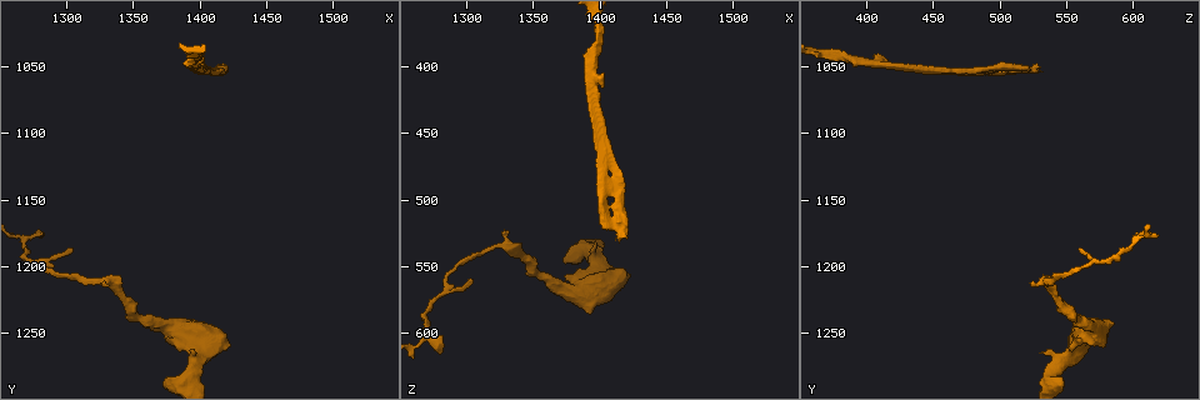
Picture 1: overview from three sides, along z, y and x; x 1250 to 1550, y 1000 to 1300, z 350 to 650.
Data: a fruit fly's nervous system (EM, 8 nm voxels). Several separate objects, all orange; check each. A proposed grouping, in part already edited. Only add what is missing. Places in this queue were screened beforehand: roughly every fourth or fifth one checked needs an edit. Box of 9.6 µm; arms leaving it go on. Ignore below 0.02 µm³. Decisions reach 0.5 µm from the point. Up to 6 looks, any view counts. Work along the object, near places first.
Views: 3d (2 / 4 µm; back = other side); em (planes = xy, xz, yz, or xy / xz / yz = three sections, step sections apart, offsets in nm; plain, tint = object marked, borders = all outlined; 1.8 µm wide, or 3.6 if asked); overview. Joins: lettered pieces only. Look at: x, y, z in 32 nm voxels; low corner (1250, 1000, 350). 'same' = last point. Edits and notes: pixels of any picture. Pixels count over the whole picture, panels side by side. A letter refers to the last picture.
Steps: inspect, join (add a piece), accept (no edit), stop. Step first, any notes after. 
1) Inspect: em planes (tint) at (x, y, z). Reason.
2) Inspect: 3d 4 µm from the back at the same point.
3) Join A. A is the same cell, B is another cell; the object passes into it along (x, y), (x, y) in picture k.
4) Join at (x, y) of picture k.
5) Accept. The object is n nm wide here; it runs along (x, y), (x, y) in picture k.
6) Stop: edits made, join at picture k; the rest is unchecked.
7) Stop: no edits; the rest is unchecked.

Inspect: em planes (borders) at (1332, 1214, 524). An open end.

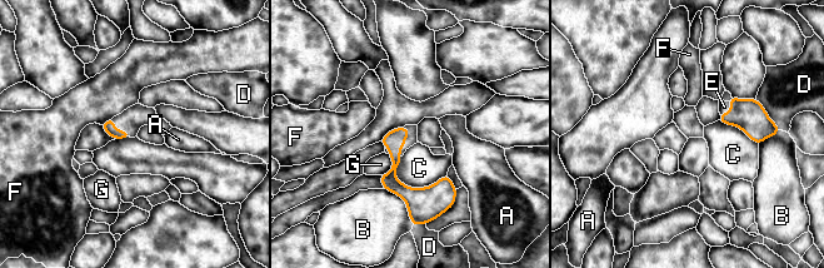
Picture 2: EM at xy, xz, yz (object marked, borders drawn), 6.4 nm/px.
Join E. E is the same cell, A, B, C, D, F and G are other cells; the object passes into it along (749, 115), (729, 110), (724, 107) in picture 2; the neuron continues.

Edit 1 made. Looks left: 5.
Inspect: 3d 2 µm at (1414, 1052, 528). An open end.

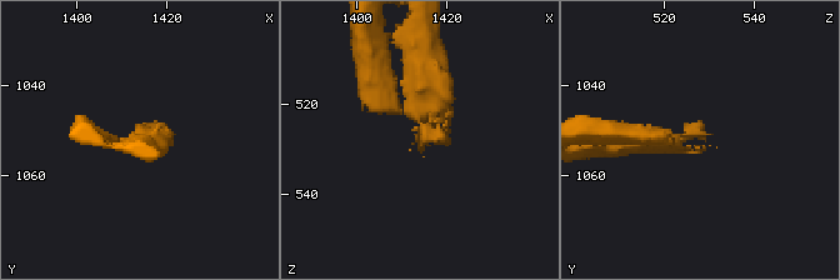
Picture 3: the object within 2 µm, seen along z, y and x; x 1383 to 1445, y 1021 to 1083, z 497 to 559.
Inspect: em xz step 4 (tint) at (1414, 1051, 529).

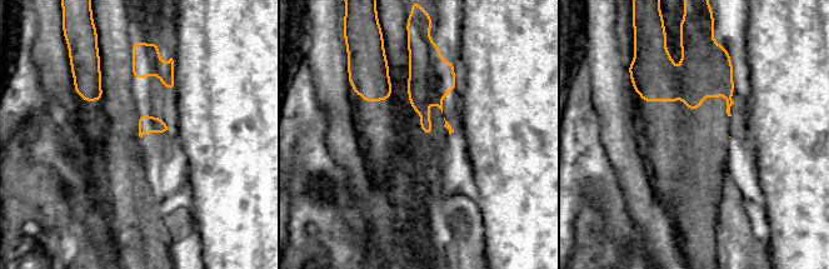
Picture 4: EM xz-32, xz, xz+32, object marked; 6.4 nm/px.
Inspect: em xy step 8 (borders) at the same point.

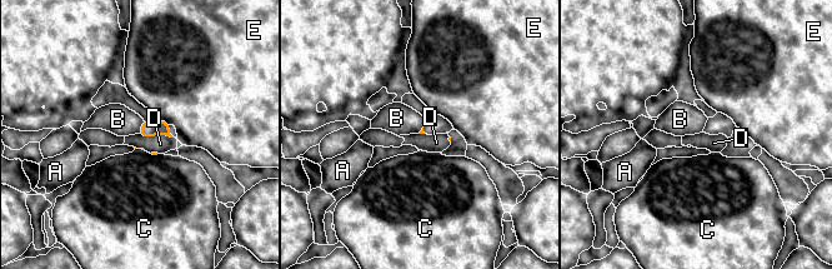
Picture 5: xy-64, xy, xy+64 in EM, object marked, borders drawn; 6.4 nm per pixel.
Join D. The longest contact is with D, 240 nm; D is the same cell, A, B, C and E are other cells; the neuron continues.

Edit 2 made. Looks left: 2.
Stop: edits made, join at picture 2, join at picture 5; the rest is unchecked.

